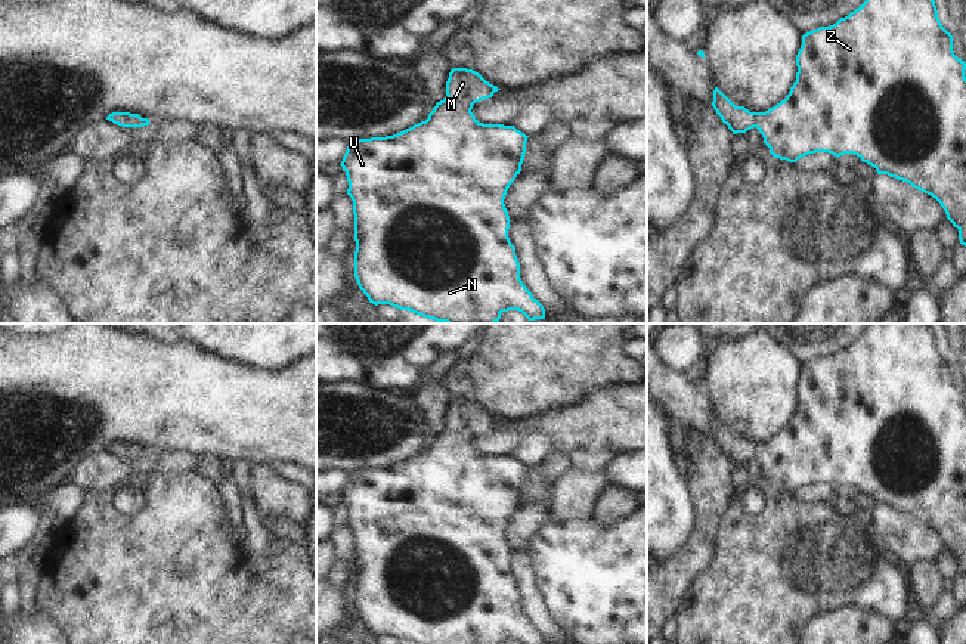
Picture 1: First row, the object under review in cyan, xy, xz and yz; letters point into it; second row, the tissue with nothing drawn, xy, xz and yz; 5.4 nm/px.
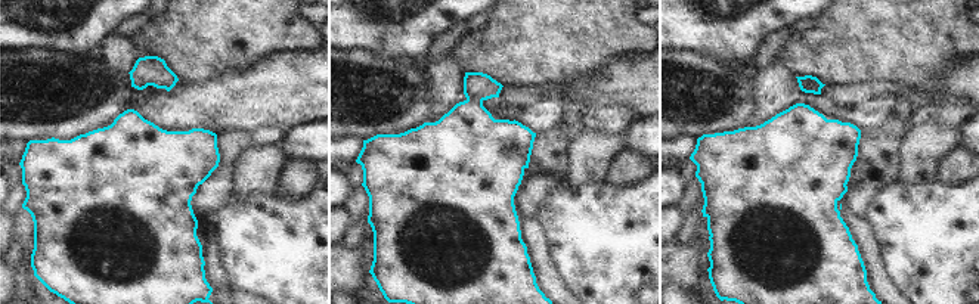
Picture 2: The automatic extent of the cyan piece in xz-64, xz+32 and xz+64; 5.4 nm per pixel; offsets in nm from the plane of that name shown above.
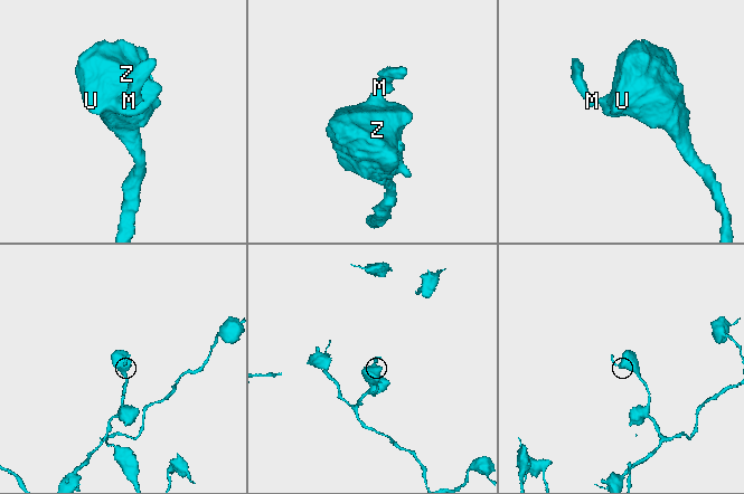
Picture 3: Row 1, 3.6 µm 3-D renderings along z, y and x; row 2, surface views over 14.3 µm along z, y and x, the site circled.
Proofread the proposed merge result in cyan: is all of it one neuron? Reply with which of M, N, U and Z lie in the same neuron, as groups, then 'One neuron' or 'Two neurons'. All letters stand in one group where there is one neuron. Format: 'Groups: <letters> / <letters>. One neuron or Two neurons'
Groups: M N U Z. One neuron

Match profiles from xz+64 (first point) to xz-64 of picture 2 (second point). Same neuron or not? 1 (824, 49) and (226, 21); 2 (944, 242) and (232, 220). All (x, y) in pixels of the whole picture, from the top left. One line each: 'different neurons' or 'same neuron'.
1: same neuron
2: same neuron

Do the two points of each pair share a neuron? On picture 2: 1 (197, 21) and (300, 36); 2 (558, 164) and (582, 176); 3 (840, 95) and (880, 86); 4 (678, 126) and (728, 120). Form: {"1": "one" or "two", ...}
{"1": "one", "2": "two", "3": "one", "4": "one"}

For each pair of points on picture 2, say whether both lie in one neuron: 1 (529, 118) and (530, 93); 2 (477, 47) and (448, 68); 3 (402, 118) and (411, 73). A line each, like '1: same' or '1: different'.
1: different
2: different
3: same

